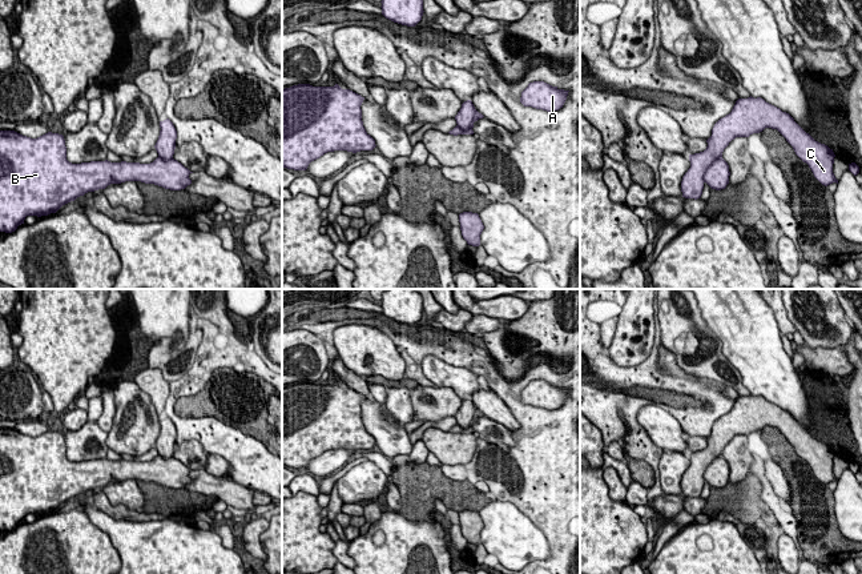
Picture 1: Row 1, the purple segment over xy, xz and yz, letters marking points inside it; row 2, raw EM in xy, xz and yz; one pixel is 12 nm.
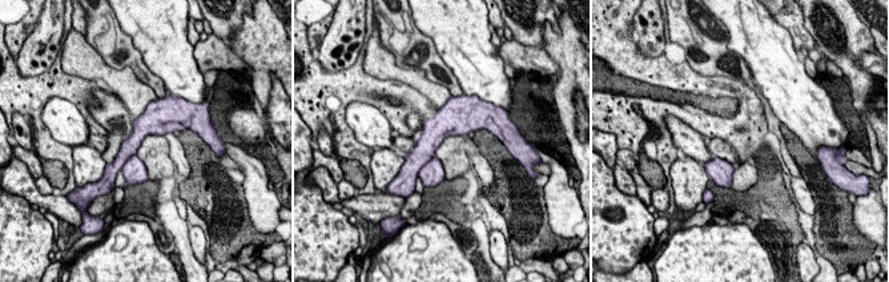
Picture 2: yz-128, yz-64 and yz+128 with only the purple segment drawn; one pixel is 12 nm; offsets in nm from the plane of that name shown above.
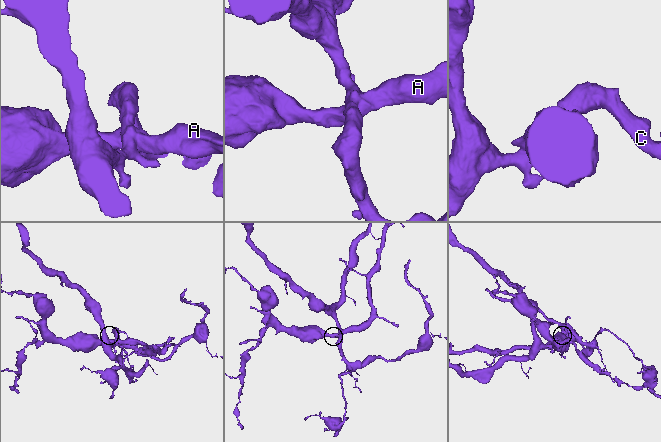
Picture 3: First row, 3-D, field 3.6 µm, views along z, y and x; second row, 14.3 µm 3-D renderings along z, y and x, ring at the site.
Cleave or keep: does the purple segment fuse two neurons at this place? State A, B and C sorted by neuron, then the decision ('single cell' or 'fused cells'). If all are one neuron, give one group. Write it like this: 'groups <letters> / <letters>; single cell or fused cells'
groups A B / C; fused cells

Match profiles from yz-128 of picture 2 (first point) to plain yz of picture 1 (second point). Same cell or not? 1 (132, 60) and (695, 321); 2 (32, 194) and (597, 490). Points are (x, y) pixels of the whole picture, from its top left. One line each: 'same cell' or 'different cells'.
1: same cell
2: different cells

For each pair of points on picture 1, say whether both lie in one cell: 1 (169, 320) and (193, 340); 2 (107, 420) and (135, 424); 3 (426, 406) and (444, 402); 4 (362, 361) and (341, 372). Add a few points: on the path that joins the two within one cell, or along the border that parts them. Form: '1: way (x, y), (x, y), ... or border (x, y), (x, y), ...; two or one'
1: border (190, 330), (184, 342), (178, 332), (157, 342); two
2: border (113, 390), (115, 417), (112, 429), (108, 433); two
3: way (430, 405), (440, 402); one
4: border (338, 354), (350, 369), (362, 377); two

